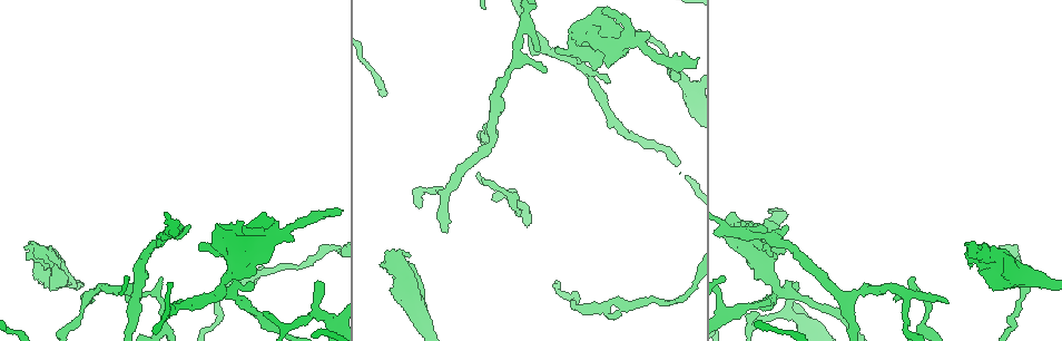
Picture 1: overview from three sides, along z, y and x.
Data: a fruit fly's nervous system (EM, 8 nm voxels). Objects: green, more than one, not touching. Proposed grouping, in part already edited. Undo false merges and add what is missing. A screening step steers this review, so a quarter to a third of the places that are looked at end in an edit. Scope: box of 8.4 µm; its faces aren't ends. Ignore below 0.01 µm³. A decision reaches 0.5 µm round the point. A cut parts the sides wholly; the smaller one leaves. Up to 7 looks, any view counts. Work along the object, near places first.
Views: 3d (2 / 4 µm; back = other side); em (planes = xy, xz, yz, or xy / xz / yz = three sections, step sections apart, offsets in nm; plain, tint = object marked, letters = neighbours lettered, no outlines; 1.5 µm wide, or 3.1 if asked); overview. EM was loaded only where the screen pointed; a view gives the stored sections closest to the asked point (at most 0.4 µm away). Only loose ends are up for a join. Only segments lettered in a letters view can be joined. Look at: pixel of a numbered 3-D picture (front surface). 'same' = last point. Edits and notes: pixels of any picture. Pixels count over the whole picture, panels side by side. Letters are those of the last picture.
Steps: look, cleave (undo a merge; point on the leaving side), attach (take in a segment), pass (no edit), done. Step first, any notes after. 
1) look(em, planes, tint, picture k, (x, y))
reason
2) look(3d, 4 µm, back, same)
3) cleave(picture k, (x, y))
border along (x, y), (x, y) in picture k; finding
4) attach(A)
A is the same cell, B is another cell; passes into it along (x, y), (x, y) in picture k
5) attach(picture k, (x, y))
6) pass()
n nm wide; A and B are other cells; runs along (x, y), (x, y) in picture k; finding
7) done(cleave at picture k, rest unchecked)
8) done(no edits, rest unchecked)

look(em, planes, letters, picture 1, (980, 250))
an open end

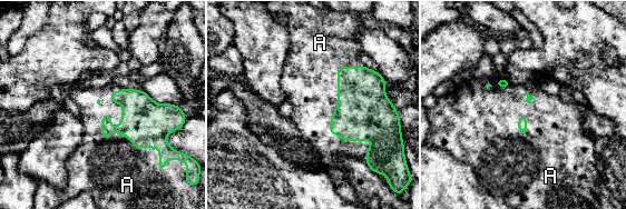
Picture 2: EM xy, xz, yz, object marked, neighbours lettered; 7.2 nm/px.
attach(A)
A is the same cell; the cell continues

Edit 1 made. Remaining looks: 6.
look(3d, 2 µm, picture 1, (753, 313))
tapers out

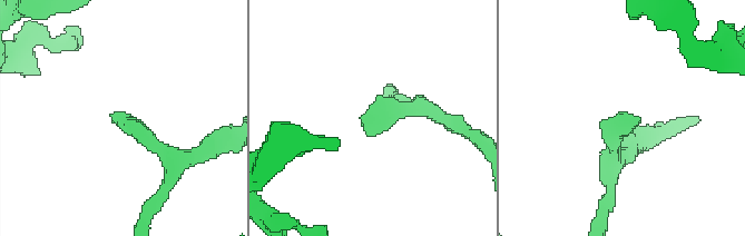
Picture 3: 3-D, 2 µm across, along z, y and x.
look(em, xz, step 8, tint, picture 3, (629, 117))

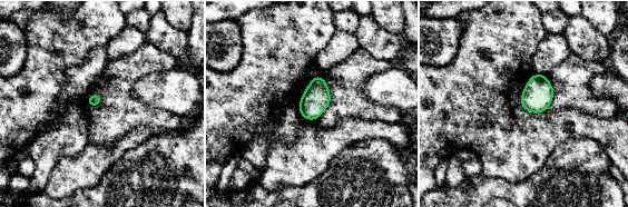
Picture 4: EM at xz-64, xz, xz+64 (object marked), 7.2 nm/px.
look(em, planes, letters, same)

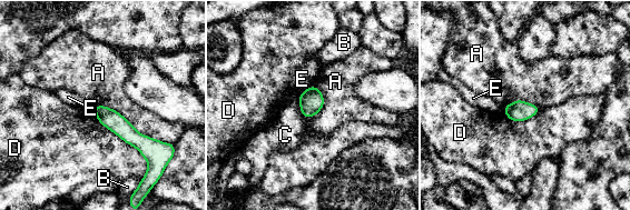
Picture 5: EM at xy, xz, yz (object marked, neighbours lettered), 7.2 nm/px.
pass()
A, B, C, D and E are other cells; runs along (96, 109), (135, 139), (151, 143) in picture 5; none of them fits

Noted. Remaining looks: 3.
done(attach at picture 2, rest unchecked)

